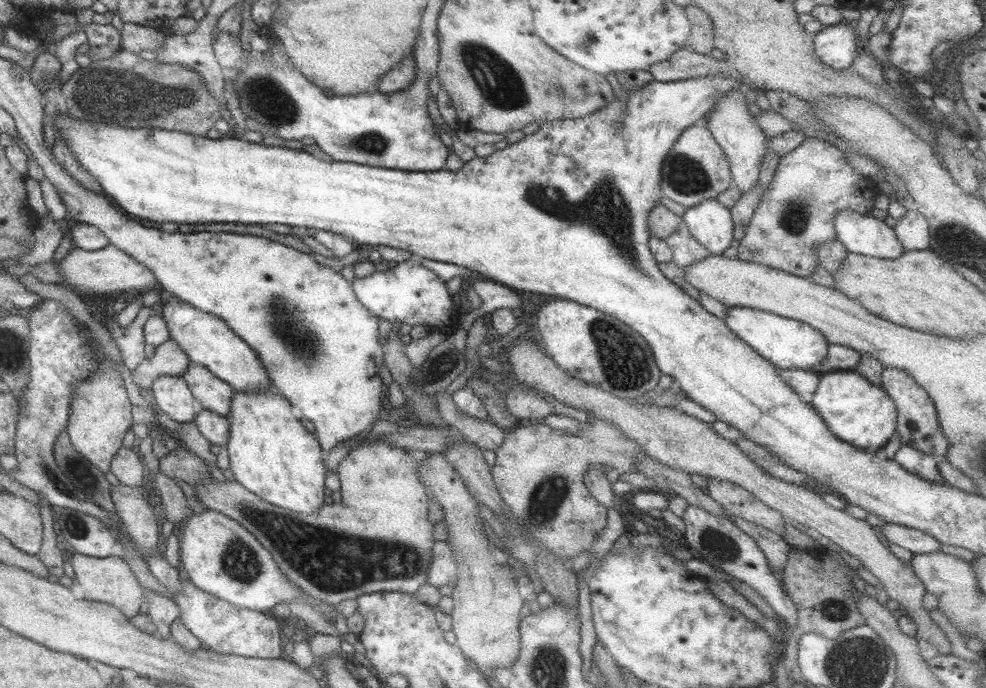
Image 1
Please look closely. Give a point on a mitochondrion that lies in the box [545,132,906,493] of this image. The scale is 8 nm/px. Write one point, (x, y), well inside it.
(627, 366)

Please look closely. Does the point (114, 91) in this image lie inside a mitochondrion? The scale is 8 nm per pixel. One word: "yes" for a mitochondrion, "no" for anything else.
yes

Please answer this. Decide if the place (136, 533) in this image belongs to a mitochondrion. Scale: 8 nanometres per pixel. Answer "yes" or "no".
no

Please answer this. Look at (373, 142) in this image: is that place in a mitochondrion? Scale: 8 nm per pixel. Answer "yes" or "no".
yes

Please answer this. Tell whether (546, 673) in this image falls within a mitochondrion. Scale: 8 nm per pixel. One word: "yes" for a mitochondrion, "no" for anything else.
yes

